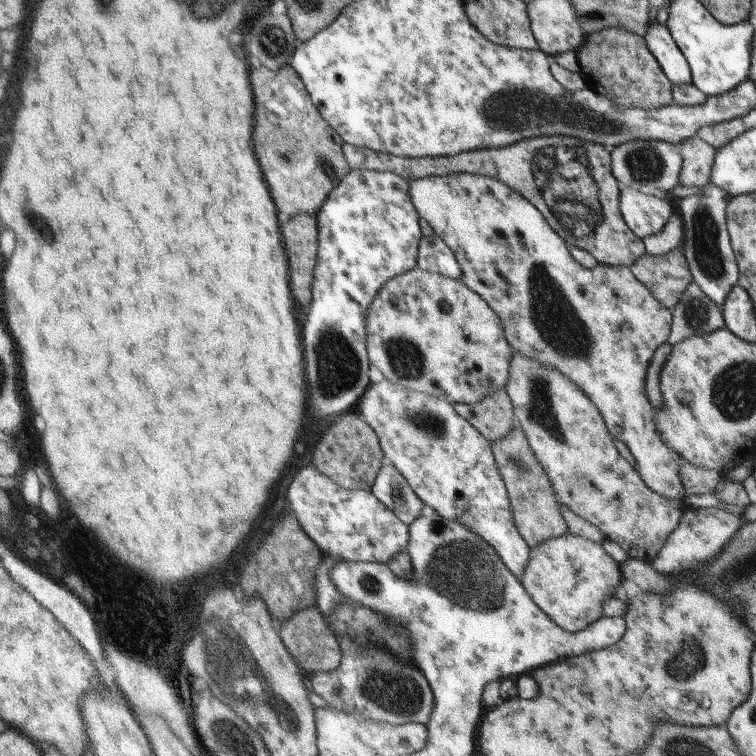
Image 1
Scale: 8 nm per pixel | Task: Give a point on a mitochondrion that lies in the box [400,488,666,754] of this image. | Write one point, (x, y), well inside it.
(463, 572)

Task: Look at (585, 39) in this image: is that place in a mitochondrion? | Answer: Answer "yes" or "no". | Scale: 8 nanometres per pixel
no

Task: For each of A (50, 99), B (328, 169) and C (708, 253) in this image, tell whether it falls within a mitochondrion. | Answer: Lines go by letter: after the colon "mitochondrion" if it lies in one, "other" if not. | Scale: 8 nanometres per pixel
A: other
B: mitochondrion
C: mitochondrion

